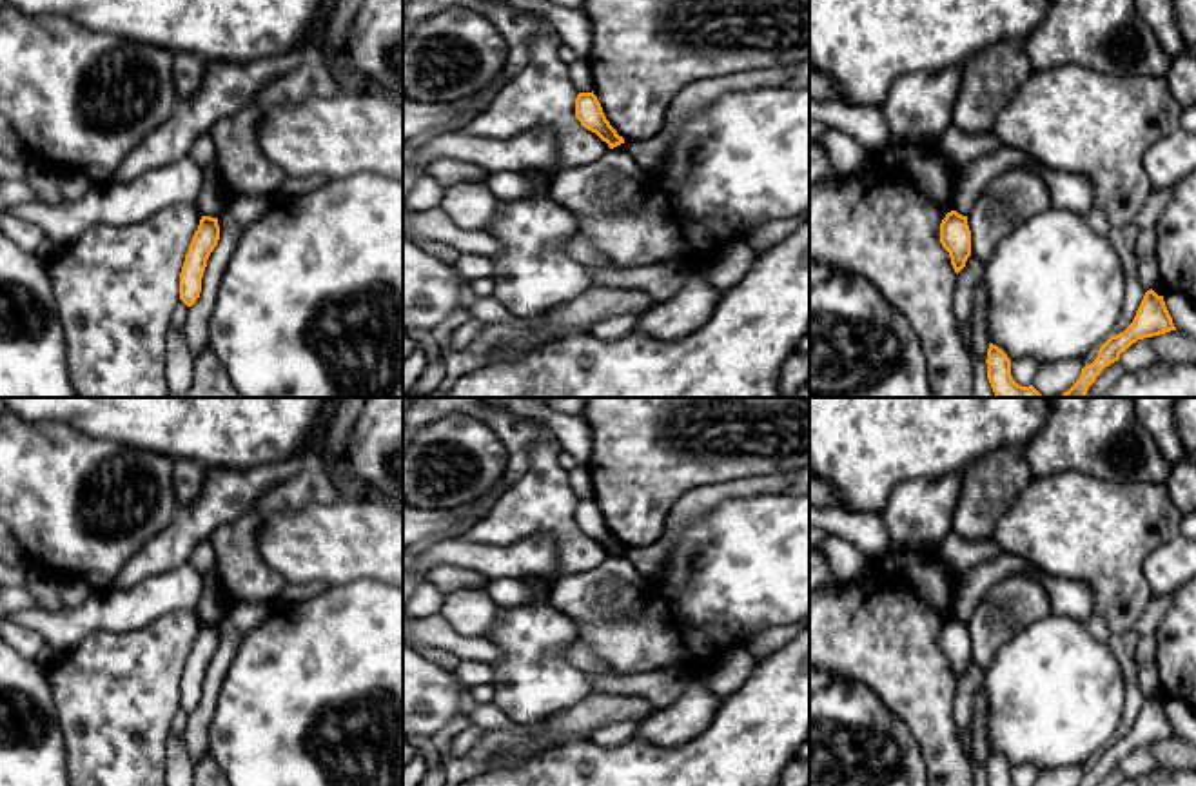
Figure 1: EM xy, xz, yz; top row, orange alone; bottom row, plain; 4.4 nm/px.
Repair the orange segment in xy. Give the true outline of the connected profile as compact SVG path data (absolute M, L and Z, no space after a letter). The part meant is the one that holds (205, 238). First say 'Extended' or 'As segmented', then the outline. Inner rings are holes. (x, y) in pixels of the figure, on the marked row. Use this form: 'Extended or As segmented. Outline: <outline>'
As segmented. Outline: M201 216L180 272L180 300L192 307L201 292L207 260L220 240L218 218Z

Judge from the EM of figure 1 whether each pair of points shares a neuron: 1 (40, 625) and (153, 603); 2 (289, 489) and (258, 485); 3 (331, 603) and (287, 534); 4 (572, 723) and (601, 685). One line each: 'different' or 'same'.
1: same
2: different
3: different
4: different

